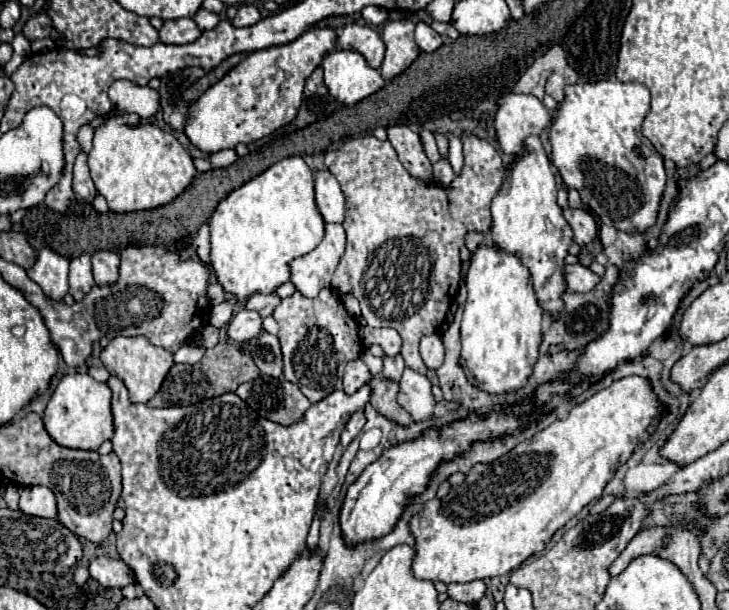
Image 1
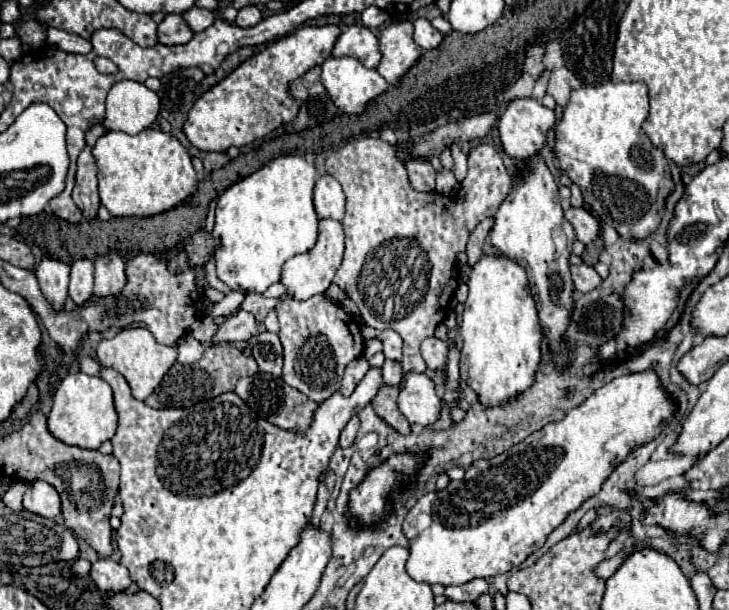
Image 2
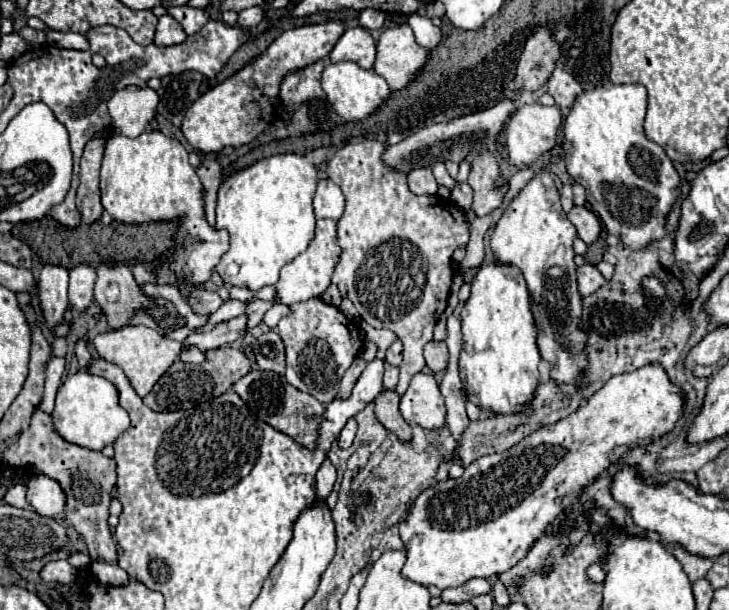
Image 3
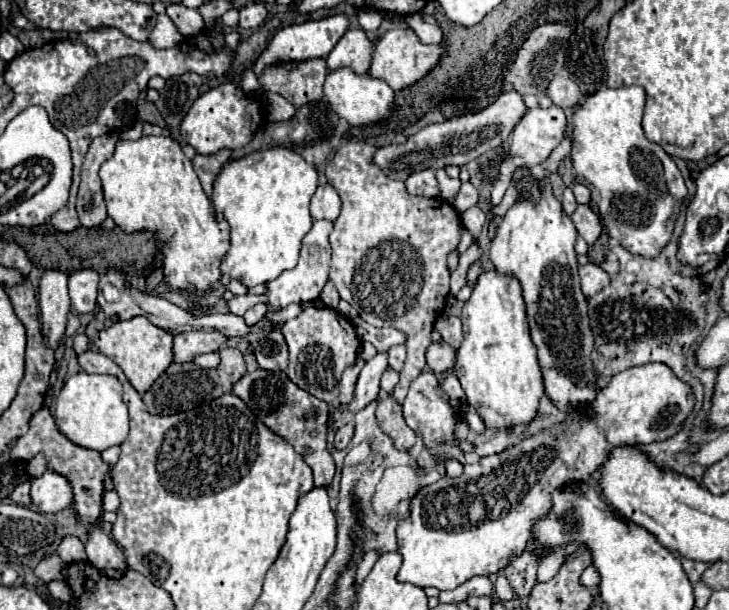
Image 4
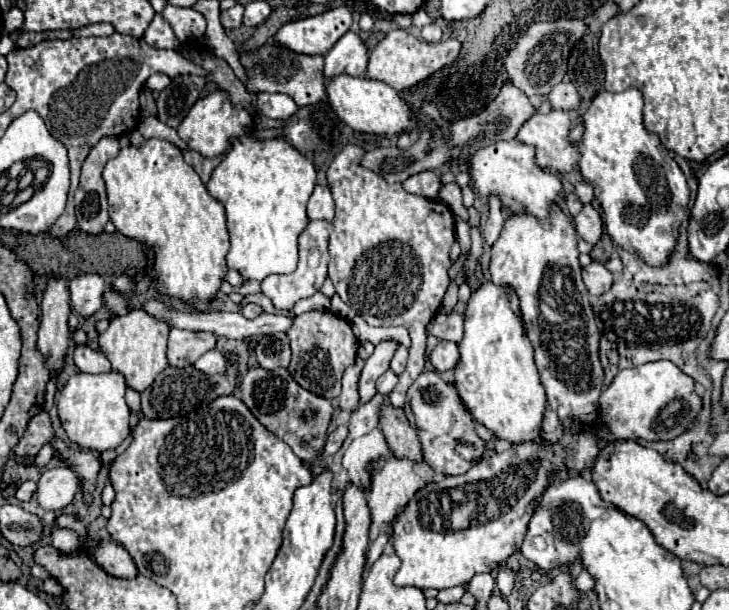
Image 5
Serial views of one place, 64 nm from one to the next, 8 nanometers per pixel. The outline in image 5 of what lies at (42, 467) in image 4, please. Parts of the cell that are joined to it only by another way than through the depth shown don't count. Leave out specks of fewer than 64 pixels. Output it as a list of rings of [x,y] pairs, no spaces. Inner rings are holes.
[[[48,442],[48,444],[44,444],[44,446],[42,446],[42,450],[38,452],[38,456],[36,456],[36,460],[34,460],[34,462],[36,462],[36,466],[46,466],[46,464],[50,462],[50,458],[54,456],[54,452],[56,452],[56,450],[54,450],[54,446],[52,446],[52,442]]]

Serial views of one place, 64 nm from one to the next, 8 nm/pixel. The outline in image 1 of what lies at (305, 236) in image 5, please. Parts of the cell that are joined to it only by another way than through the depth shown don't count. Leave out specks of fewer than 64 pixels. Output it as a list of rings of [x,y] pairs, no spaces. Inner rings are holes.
[[[326,224],[324,230],[322,242],[312,252],[290,262],[290,282],[306,298],[314,298],[322,288],[330,286],[330,278],[344,254],[344,228],[340,224]]]

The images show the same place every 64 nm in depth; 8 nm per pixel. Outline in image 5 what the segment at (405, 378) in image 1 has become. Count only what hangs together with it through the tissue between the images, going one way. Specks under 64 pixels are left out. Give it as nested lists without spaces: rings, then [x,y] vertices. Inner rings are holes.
[[[436,370],[422,372],[418,380],[408,388],[408,400],[404,406],[406,418],[418,430],[422,442],[422,454],[426,464],[442,474],[464,474],[482,456],[484,442],[474,430],[474,420],[464,408],[454,384],[444,382]]]

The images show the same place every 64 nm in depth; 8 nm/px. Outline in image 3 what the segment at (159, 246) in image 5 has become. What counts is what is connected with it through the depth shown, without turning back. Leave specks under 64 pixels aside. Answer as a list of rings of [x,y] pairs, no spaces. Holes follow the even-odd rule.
[[[148,130],[142,132],[138,138],[126,138],[126,136],[110,136],[106,142],[106,154],[102,160],[100,168],[100,190],[102,190],[102,204],[106,212],[122,222],[122,224],[144,224],[144,222],[178,222],[180,234],[176,248],[182,252],[172,254],[174,260],[170,262],[170,270],[176,274],[176,278],[184,280],[188,278],[190,284],[206,284],[222,258],[222,254],[228,250],[228,232],[226,230],[216,230],[206,222],[204,214],[204,194],[202,194],[202,184],[196,176],[196,170],[188,162],[188,152],[184,146],[162,134],[160,130]]]

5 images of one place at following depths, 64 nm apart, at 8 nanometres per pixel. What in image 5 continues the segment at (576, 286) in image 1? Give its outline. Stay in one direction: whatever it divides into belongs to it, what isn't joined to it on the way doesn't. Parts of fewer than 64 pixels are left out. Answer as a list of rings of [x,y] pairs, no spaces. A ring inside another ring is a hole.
[[[592,262],[588,264],[584,270],[582,270],[582,278],[584,278],[584,284],[588,288],[590,294],[594,296],[602,296],[610,290],[612,282],[614,282],[614,274],[606,270],[604,264],[598,264],[598,262]]]

